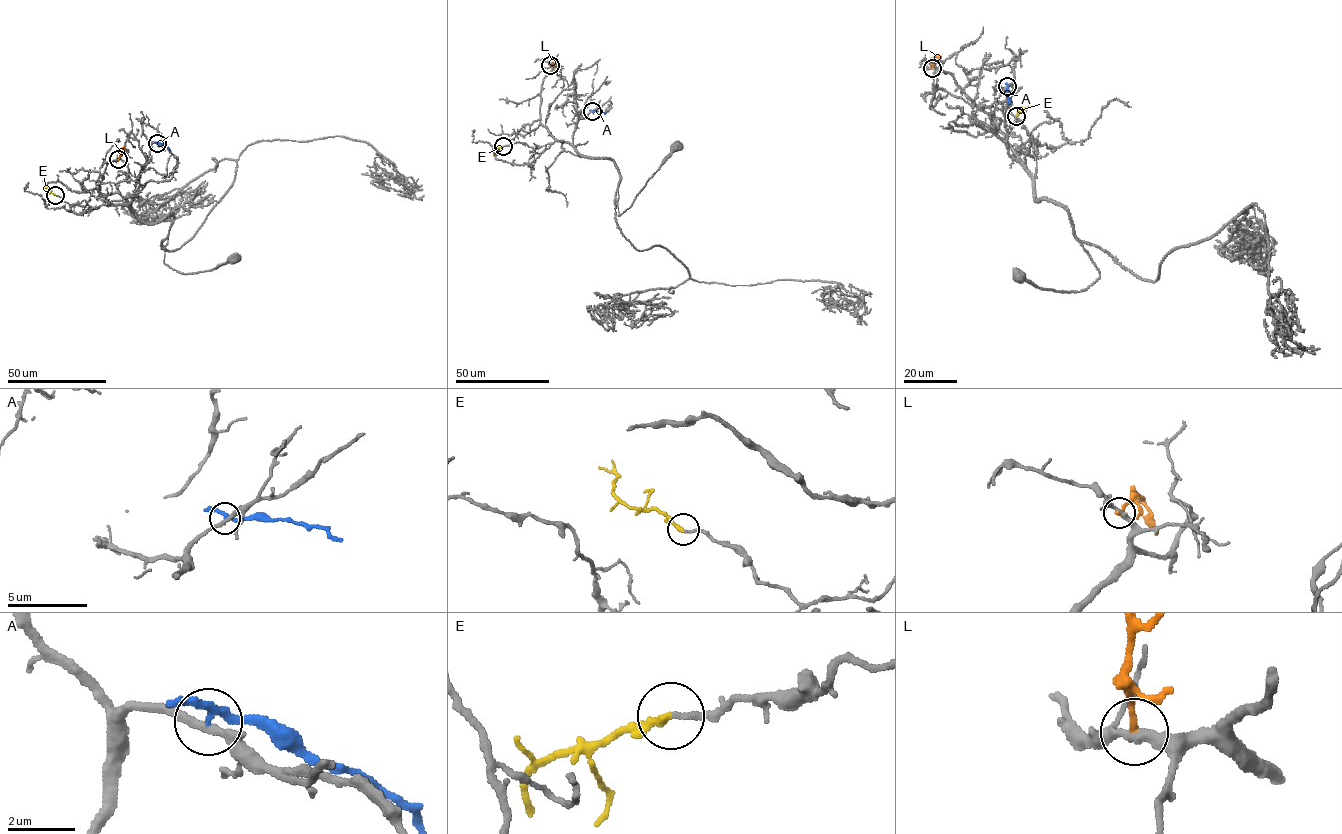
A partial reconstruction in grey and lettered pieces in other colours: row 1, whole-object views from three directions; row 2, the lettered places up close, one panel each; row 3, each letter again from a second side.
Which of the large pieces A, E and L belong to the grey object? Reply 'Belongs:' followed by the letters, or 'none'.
Belongs: E

